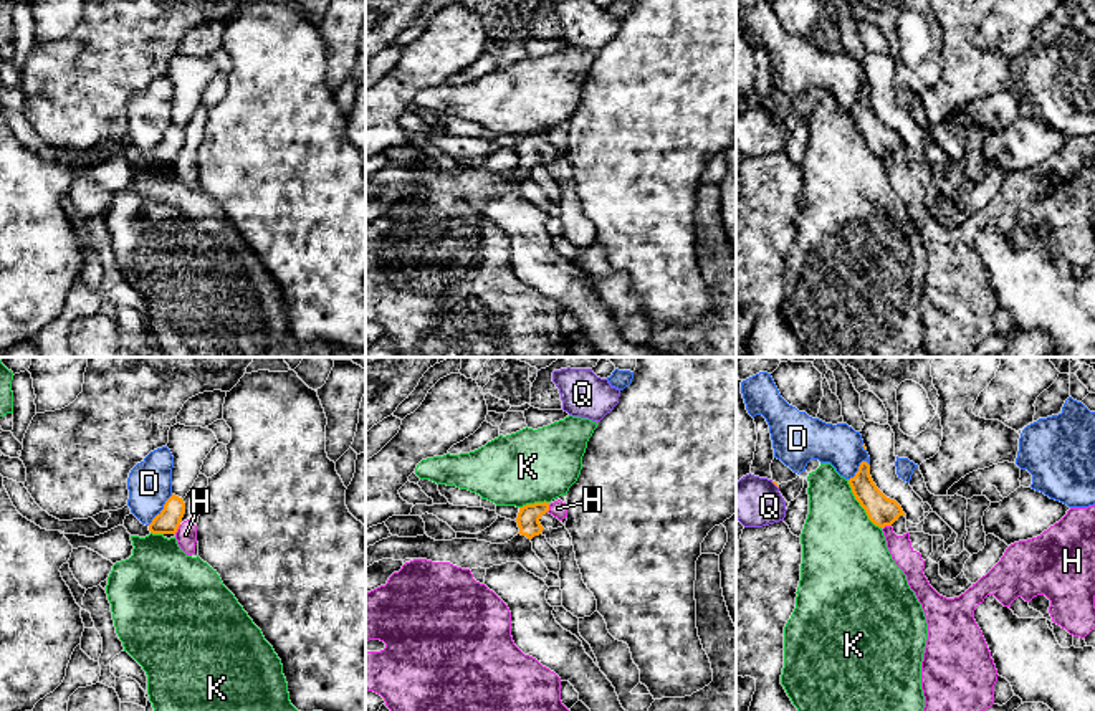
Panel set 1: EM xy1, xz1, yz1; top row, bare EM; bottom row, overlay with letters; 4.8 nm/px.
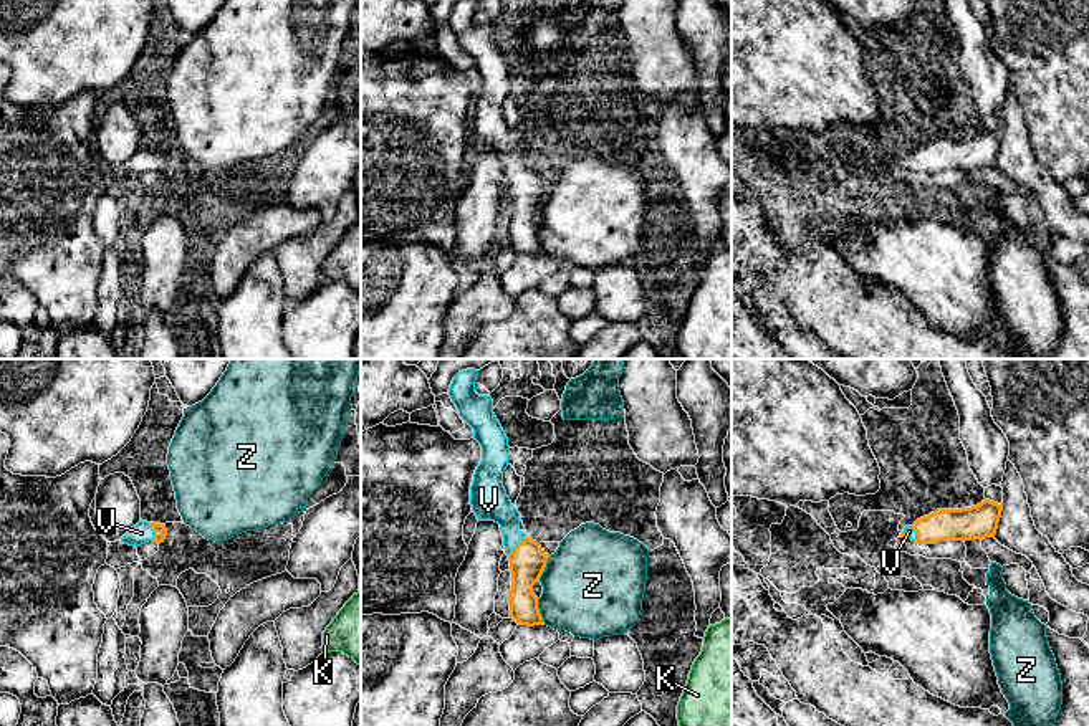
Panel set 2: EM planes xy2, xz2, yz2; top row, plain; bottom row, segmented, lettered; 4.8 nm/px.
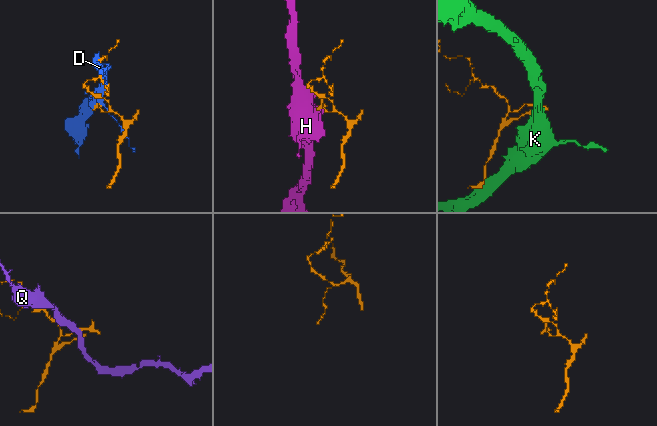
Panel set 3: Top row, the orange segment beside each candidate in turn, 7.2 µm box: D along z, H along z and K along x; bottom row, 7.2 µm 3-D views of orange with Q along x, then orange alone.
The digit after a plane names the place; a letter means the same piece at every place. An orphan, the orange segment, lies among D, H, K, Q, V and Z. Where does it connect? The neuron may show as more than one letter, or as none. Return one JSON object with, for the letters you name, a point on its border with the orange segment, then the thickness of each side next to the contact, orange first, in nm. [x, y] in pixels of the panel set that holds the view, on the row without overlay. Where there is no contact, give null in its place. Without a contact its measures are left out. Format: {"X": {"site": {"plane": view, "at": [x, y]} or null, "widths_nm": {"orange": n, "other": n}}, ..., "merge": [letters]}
{"V": {"site": {"plane": "xz2", "at": [515, 177]}, "widths_nm": {"orange": 180, "other": 180}}, "merge": ["V"]}

